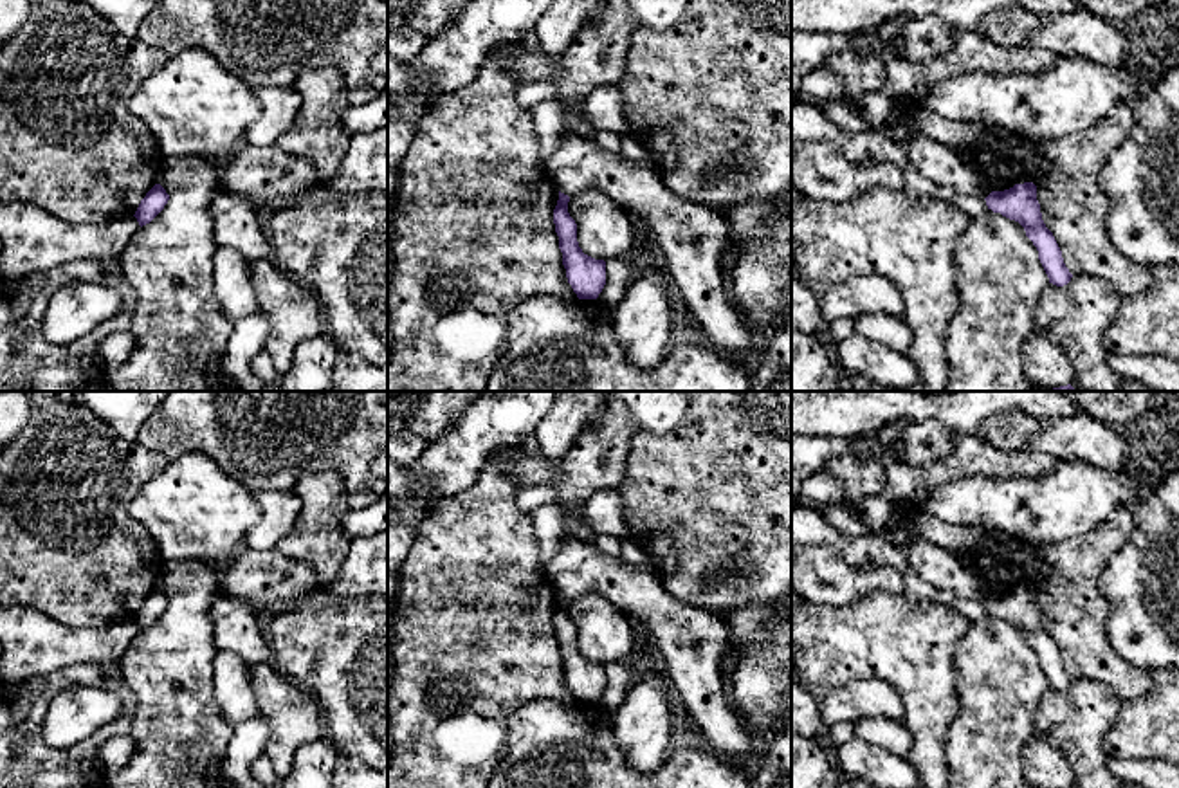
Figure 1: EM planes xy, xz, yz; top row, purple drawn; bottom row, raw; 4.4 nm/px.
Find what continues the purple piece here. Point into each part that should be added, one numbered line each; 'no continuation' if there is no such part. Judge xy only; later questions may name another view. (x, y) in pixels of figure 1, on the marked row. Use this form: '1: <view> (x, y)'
no continuation

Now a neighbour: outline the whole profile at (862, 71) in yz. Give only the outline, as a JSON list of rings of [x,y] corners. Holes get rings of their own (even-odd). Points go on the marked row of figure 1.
[[[903,16],[883,20],[865,29],[876,40],[871,49],[845,49],[831,54],[822,63],[822,67],[844,81],[845,97],[842,101],[860,110],[865,92],[883,92],[887,65],[901,58],[900,52],[889,45],[901,36],[907,23],[909,20]]]

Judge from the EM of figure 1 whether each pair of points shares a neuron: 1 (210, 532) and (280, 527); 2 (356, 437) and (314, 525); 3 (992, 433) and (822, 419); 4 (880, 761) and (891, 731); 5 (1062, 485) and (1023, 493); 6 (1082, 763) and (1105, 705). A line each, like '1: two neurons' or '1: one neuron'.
1: two neurons
2: two neurons
3: two neurons
4: two neurons
5: one neuron
6: one neuron

